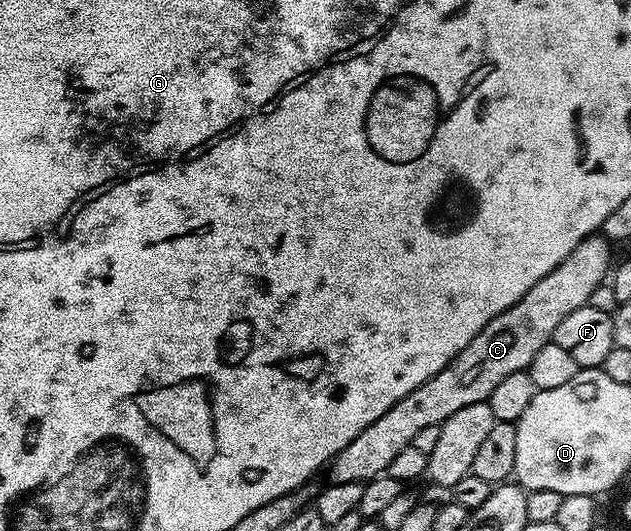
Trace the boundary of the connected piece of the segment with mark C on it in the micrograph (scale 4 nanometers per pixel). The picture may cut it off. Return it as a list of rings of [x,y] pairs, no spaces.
[[[597,232],[582,240],[582,244],[578,244],[578,248],[574,248],[574,252],[570,252],[570,256],[566,256],[554,272],[546,272],[546,276],[542,276],[542,280],[538,280],[538,284],[534,284],[522,300],[486,323],[482,332],[478,332],[478,336],[474,336],[474,340],[470,340],[470,344],[454,355],[433,378],[414,388],[414,392],[402,396],[398,404],[378,416],[374,424],[358,432],[346,448],[339,450],[330,463],[331,481],[338,484],[366,483],[388,473],[394,456],[398,456],[402,448],[411,446],[414,436],[418,436],[422,428],[439,426],[469,404],[487,402],[490,392],[494,392],[505,376],[527,370],[534,356],[538,356],[544,345],[552,341],[554,328],[558,328],[570,312],[588,305],[594,288],[605,285],[614,266],[612,250],[613,243],[603,233]]]

